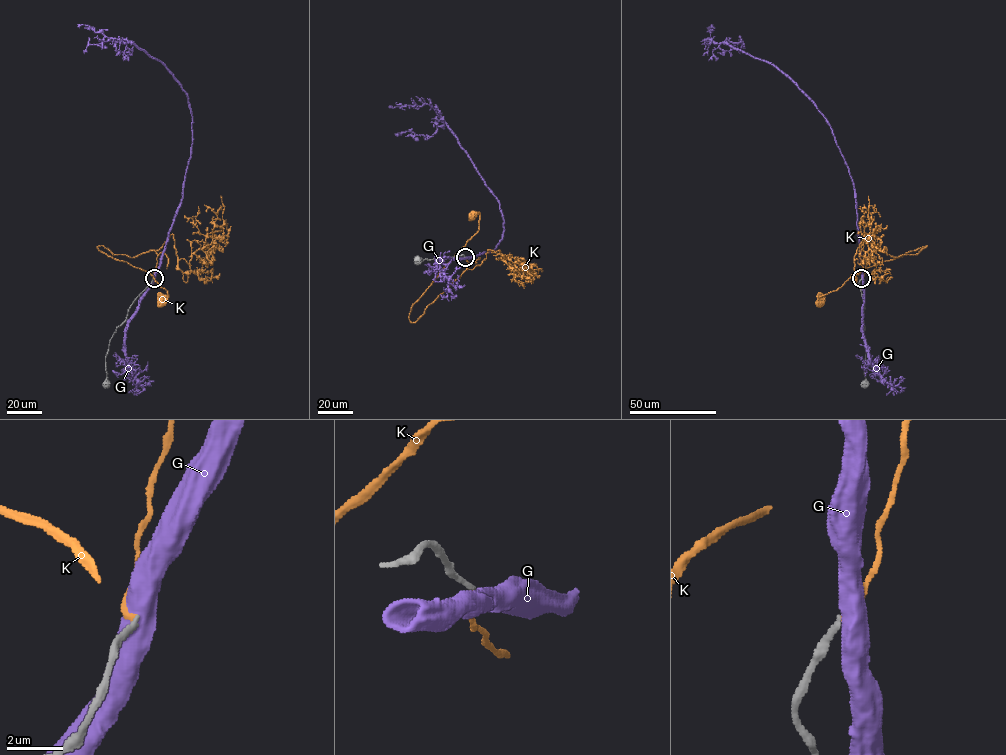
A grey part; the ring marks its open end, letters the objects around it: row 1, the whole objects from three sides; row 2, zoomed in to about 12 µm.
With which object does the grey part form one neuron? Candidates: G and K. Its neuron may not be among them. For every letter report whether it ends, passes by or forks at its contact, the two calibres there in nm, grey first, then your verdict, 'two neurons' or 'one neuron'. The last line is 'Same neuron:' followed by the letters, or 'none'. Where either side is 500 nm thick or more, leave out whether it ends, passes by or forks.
G: calibres 200 and 550 nm; two neurons
K: it ends; calibres 200 and 180 nm; two neurons
Same neuron: none

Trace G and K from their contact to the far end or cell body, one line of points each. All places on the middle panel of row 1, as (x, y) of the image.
G: (465, 257), (491, 252), (502, 239), (503, 220), (499, 200), (456, 135), (429, 105), (389, 106)
K: (465, 257), (468, 267), (411, 322), (408, 314), (412, 305), (478, 230), (479, 214), (472, 215)

